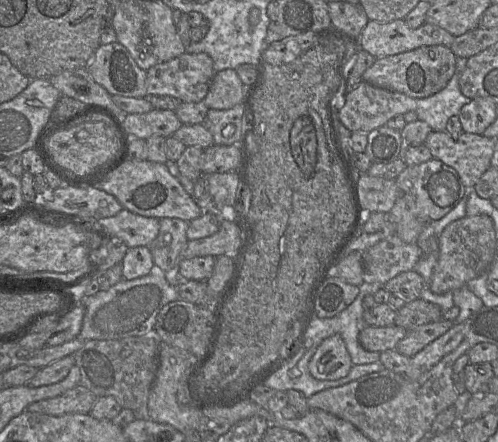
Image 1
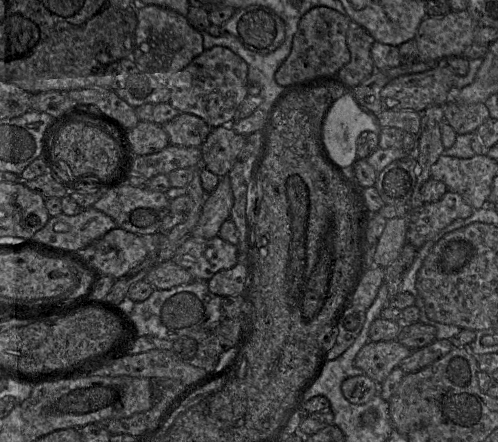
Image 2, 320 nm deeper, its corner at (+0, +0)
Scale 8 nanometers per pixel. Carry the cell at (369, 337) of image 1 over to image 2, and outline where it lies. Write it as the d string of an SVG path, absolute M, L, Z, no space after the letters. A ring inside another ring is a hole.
M397 340L368 341L357 353L354 365L377 384L381 384L412 350Z

